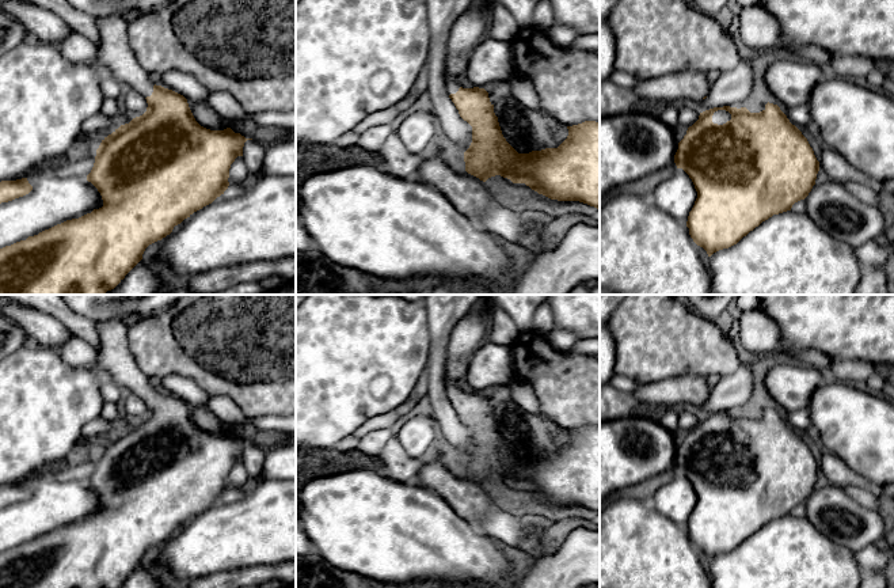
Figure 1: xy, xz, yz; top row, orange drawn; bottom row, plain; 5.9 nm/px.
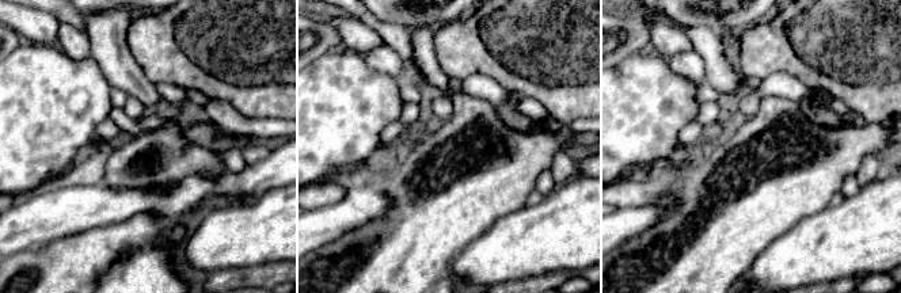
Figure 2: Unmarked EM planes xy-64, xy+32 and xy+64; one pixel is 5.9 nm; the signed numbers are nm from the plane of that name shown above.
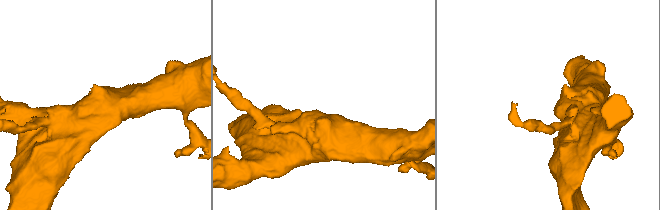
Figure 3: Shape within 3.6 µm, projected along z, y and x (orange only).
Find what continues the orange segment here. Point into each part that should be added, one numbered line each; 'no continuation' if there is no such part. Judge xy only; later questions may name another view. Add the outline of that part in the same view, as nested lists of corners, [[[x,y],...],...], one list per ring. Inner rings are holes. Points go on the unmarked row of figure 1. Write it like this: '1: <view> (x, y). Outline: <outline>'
1: xy (114, 360). Outline: [[[110,319],[98,322],[99,349],[96,350],[96,368],[104,380],[126,387],[141,399],[151,401],[153,386],[151,379],[140,369],[129,349],[129,322]]]

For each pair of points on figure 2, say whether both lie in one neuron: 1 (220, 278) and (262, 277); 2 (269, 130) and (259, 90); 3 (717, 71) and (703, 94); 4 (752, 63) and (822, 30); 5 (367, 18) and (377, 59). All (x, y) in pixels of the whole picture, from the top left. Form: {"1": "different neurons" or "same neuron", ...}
{"1": "same neuron", "2": "different neurons", "3": "different neurons", "4": "same neuron", "5": "different neurons"}

